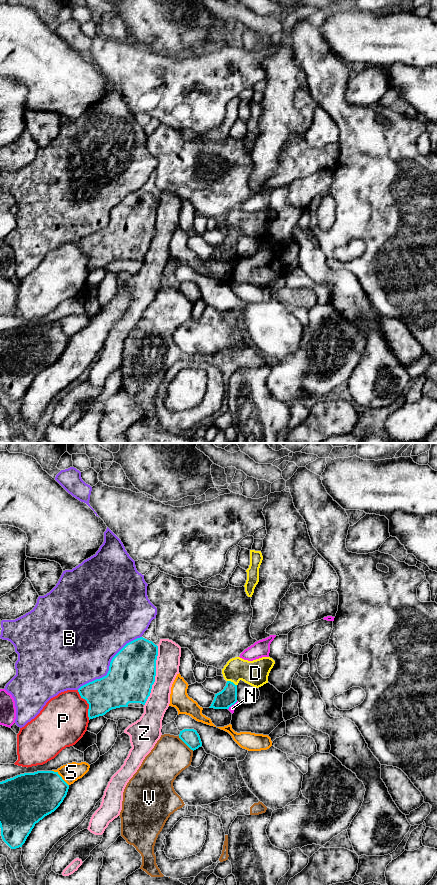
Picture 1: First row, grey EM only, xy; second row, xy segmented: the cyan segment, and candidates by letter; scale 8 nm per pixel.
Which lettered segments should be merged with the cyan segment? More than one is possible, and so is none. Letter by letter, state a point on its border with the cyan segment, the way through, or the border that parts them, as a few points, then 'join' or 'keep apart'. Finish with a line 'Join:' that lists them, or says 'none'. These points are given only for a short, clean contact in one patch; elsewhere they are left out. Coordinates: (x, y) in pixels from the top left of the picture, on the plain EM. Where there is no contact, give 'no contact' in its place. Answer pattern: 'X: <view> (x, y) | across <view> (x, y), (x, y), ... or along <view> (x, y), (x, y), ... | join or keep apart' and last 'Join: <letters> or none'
B: xy (109, 218) | keep apart
D: xy (232, 234) | across xy (227, 249), (232, 234), (241, 225), (255, 225) | join
N: xy (232, 256) | keep apart
P: xy (89, 257) | keep apart
S: xy (61, 329) | keep apart
V: xy (186, 296) | keep apart
Z: xy (155, 227) | keep apart
Join: D

